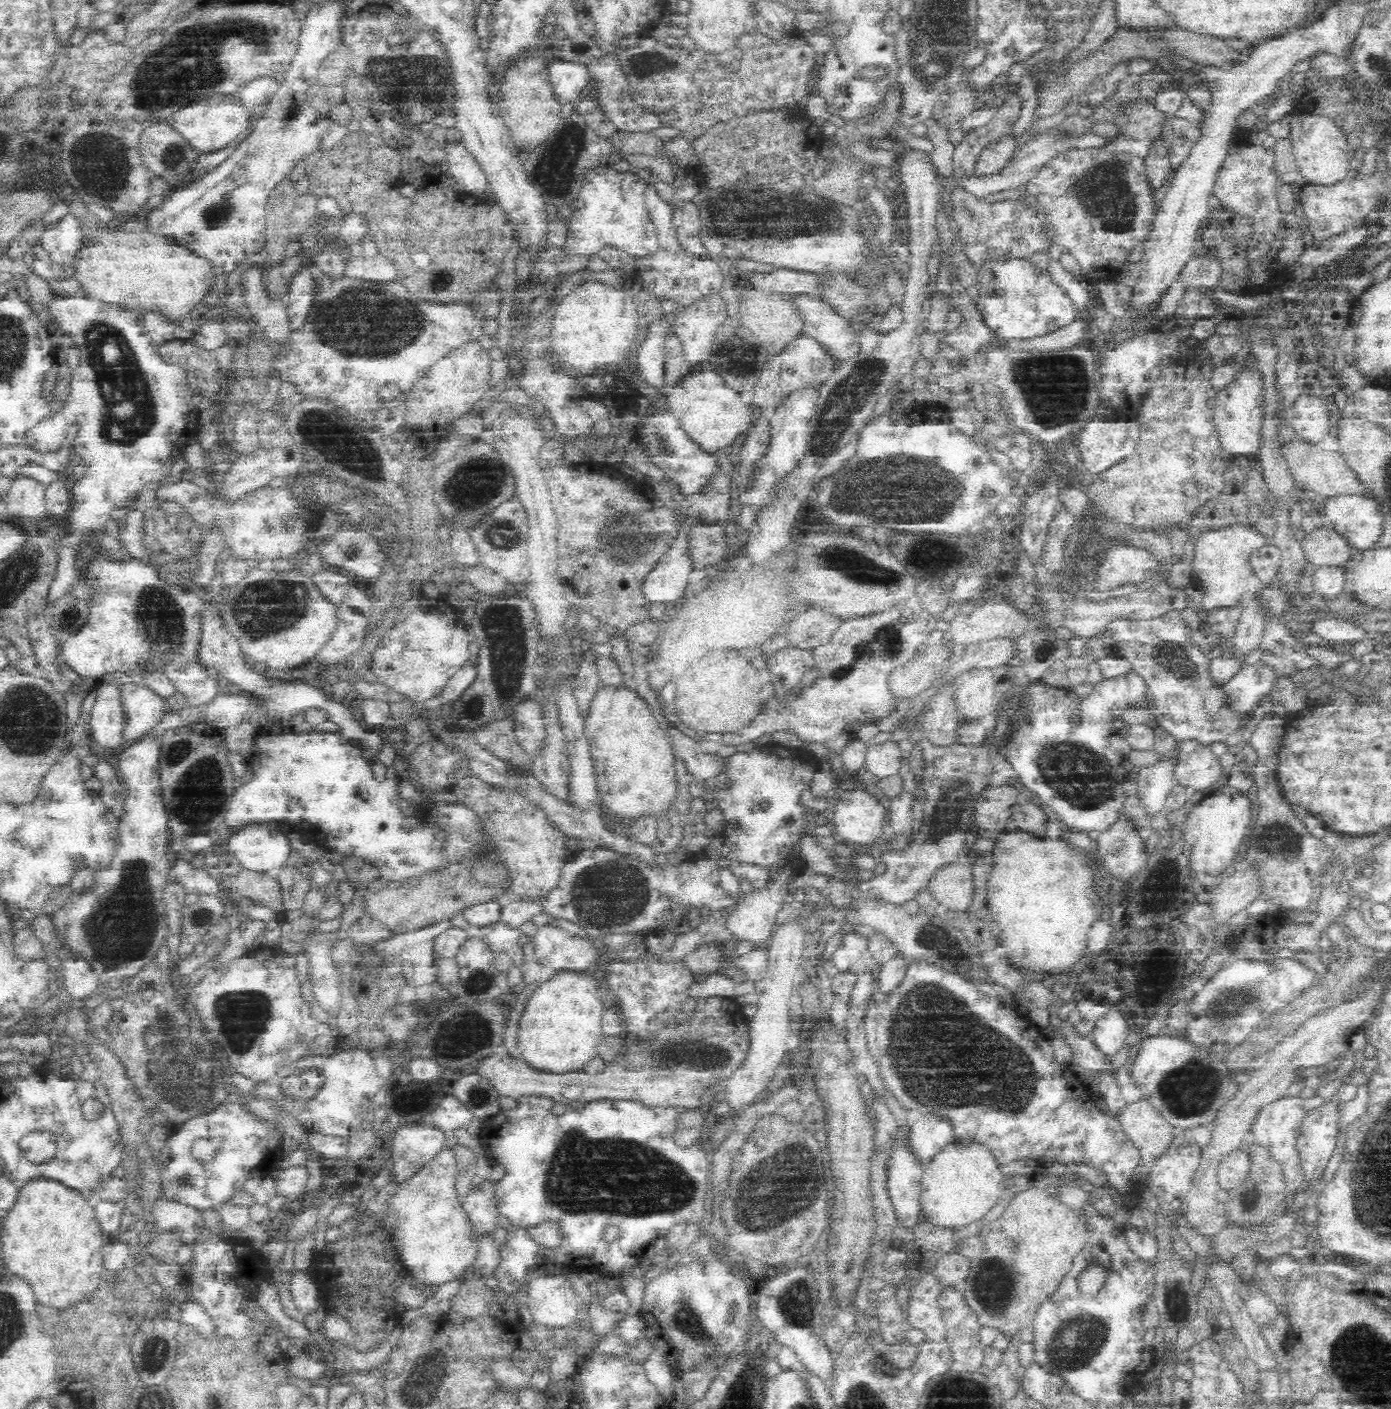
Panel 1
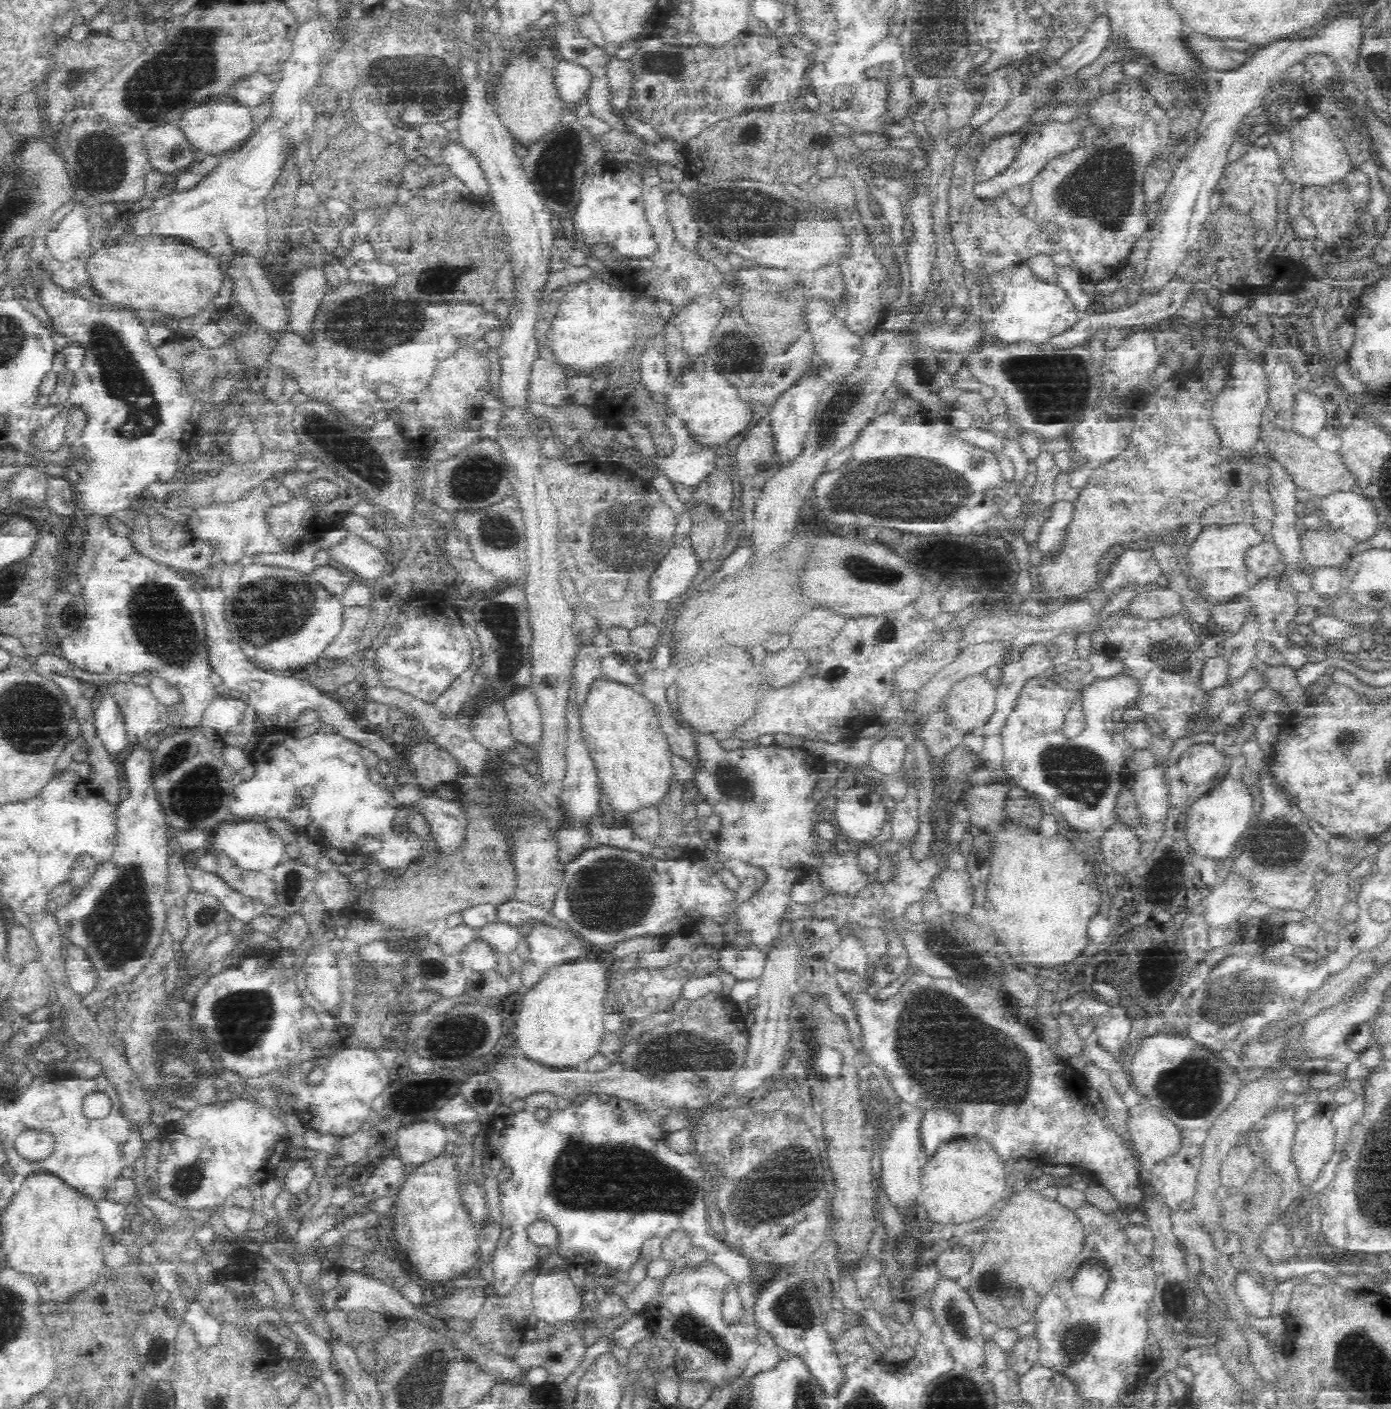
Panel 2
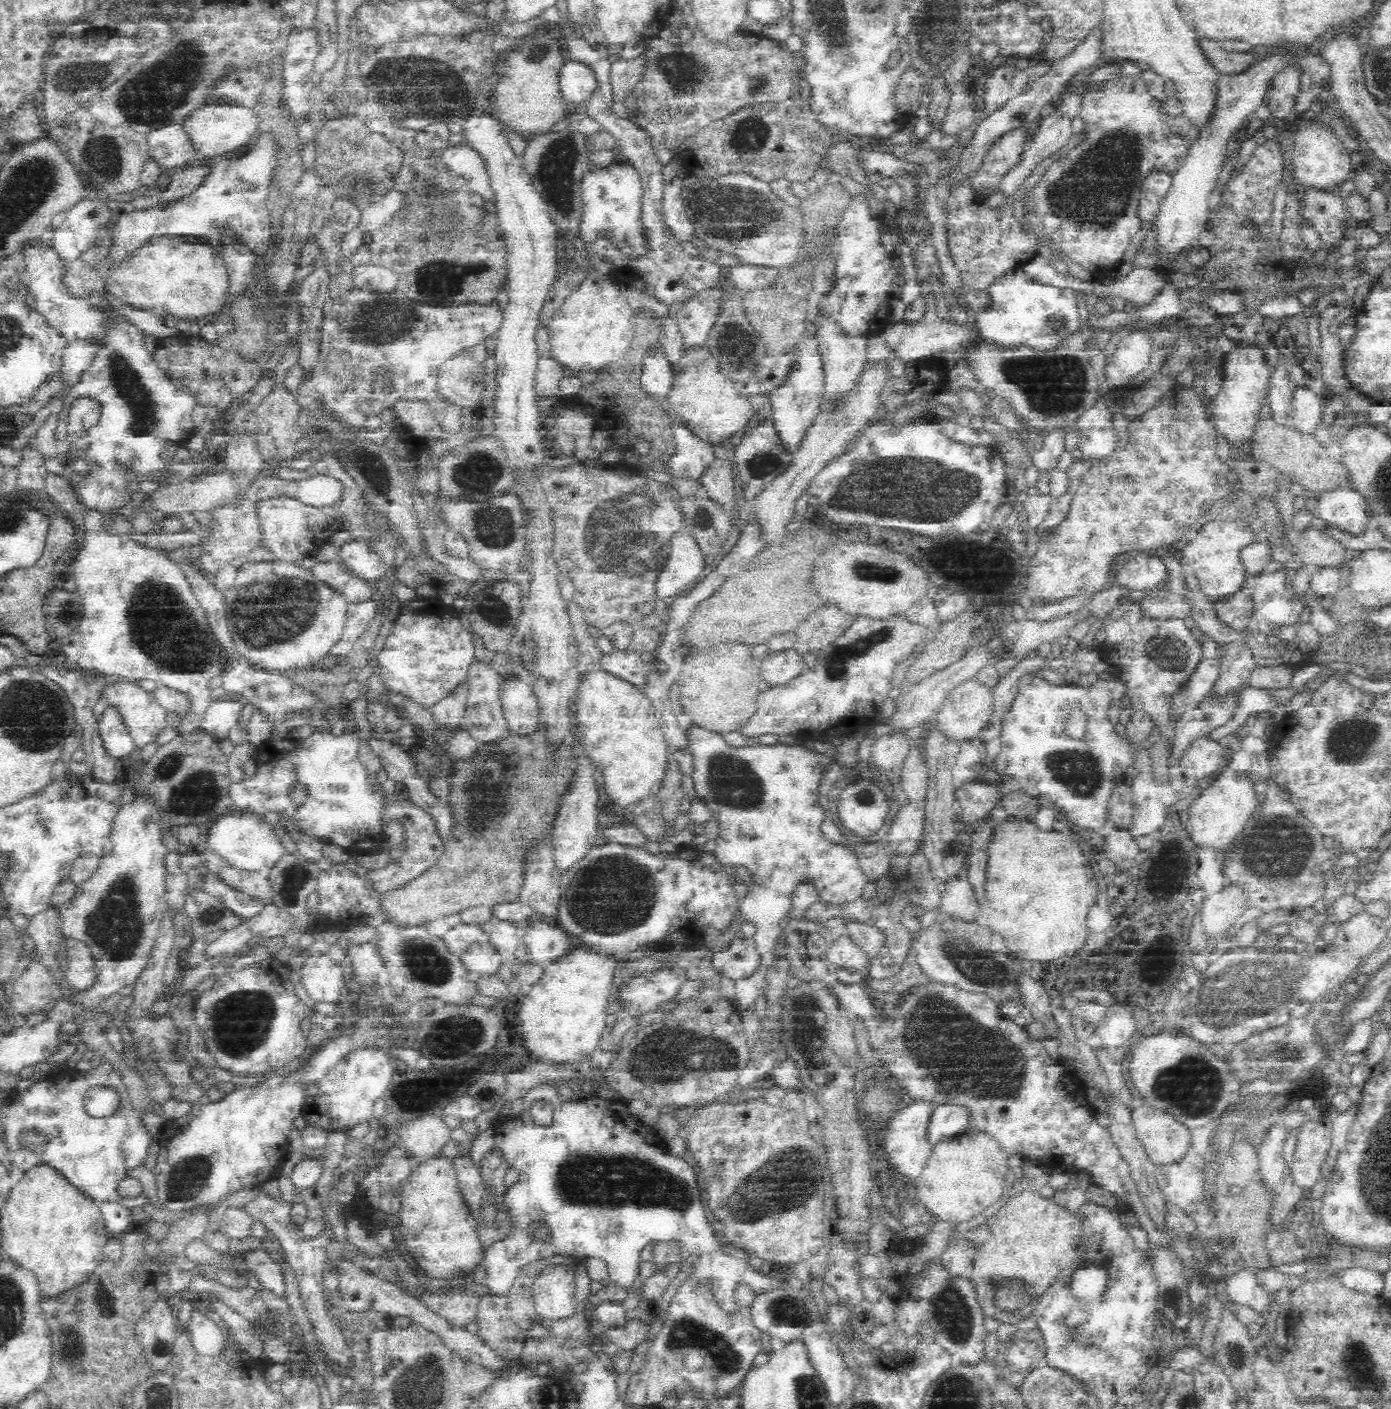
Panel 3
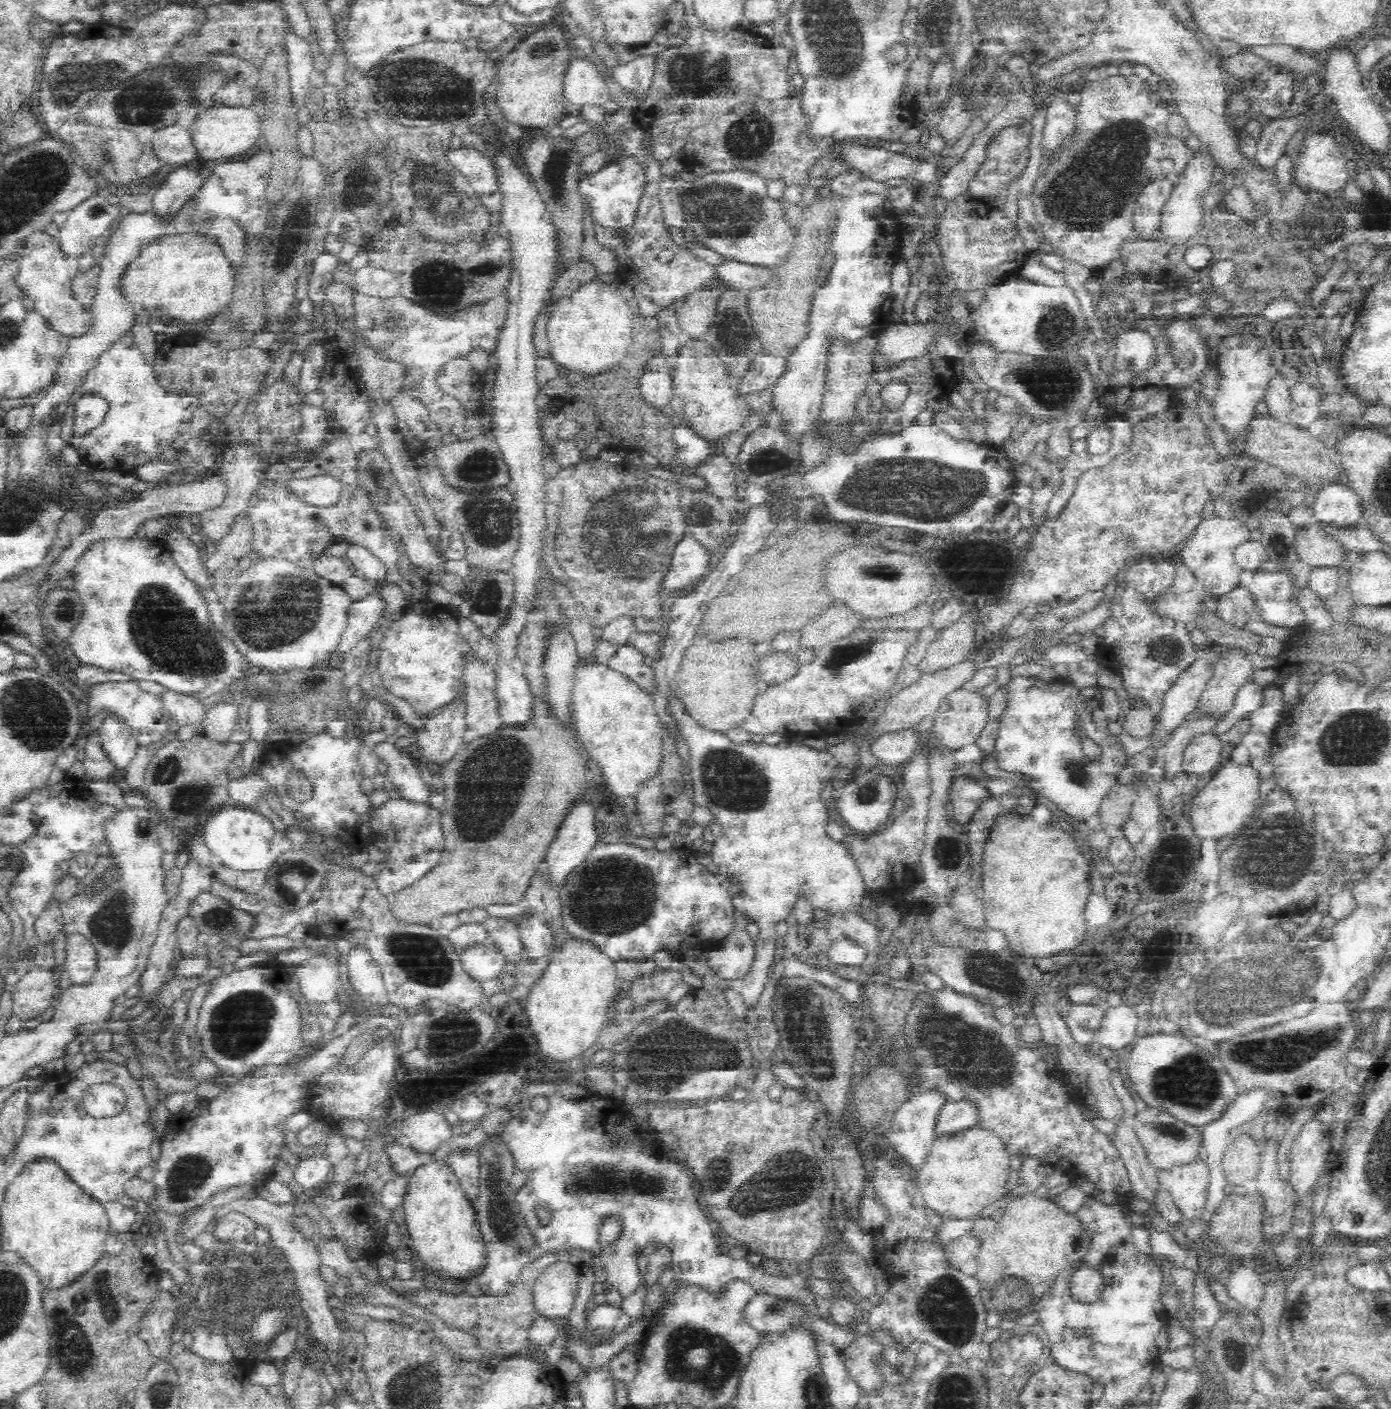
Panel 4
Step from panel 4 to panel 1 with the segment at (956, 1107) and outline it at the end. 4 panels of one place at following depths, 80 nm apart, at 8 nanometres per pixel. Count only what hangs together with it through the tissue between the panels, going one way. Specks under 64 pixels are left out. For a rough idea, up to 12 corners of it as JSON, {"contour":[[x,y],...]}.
{"contour":[[909,1117],[905,1144],[920,1164],[954,1140],[940,1117]]}

